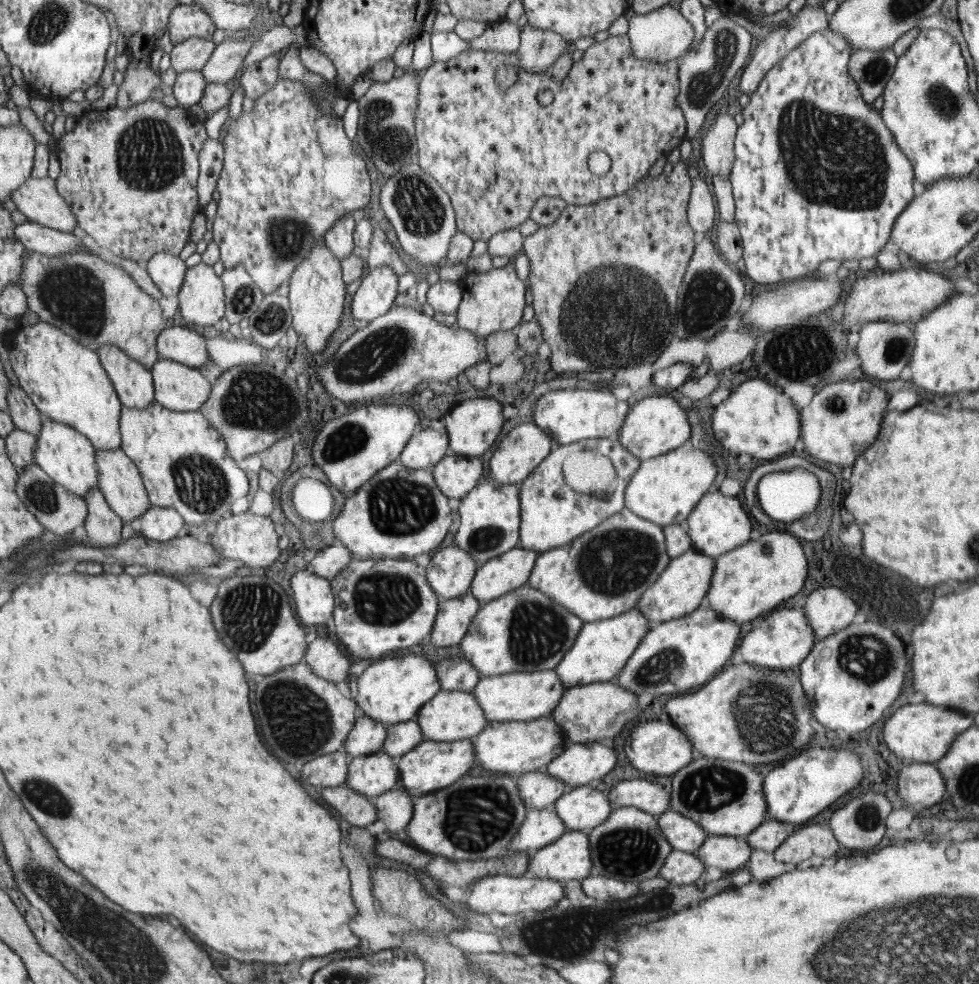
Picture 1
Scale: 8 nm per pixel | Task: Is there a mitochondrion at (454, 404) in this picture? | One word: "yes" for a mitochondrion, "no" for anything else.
no

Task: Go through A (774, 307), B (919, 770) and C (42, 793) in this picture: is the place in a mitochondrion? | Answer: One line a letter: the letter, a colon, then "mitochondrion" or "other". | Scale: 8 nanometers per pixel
A: other
B: other
C: mitochondrion

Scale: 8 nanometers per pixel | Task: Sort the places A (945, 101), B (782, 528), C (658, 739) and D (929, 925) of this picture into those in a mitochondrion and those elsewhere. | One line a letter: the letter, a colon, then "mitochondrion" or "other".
A: mitochondrion
B: other
C: other
D: mitochondrion

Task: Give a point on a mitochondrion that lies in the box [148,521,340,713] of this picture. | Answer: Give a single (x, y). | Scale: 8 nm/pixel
(251, 612)

